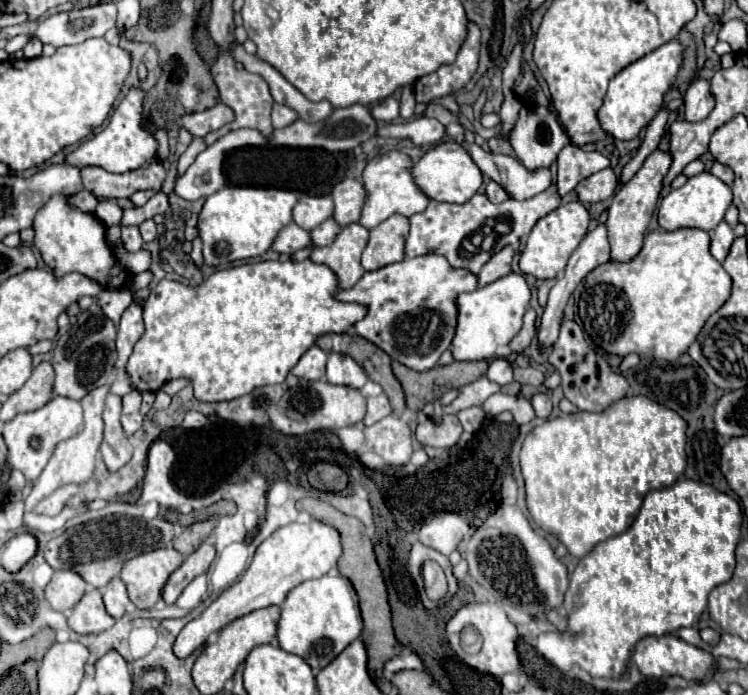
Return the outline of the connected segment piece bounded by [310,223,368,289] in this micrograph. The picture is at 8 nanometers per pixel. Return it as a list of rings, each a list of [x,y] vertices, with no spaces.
[[[352,223],[336,235],[336,241],[332,245],[312,251],[310,259],[314,263],[328,265],[338,277],[338,287],[350,289],[364,275],[360,255],[366,243],[368,243],[368,229],[364,229],[360,223]]]

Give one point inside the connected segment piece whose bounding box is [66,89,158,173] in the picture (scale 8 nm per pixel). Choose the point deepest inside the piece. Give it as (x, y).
(123, 145)

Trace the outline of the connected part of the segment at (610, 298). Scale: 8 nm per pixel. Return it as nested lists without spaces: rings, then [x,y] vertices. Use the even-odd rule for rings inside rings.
[[[676,229],[676,231],[650,231],[644,237],[640,253],[626,263],[608,261],[598,265],[584,279],[584,293],[580,295],[578,315],[592,341],[606,353],[616,355],[650,355],[666,361],[678,359],[690,343],[698,337],[706,319],[718,311],[730,297],[732,279],[724,267],[710,255],[710,237],[702,229]]]

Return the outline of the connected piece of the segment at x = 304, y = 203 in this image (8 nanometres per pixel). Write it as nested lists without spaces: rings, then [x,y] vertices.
[[[302,195],[292,211],[292,217],[298,227],[310,231],[322,221],[326,221],[332,215],[332,209],[334,209],[334,203],[330,195],[320,195],[320,197]]]

